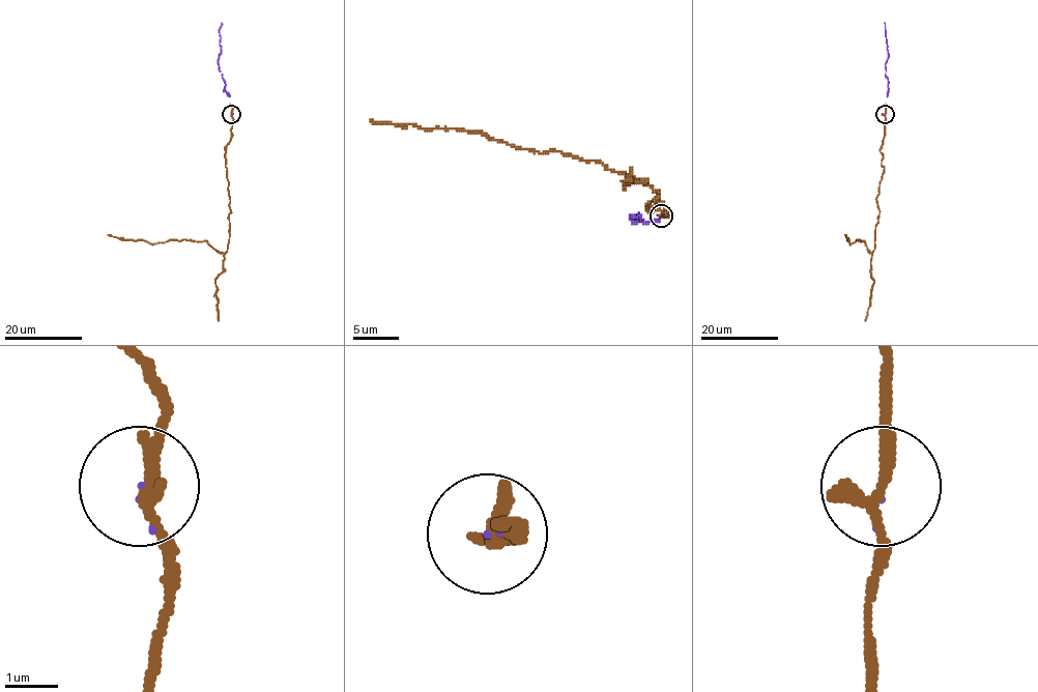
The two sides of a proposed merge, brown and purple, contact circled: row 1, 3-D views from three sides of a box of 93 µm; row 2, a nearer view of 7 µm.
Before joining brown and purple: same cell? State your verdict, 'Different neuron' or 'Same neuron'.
Same neuron

